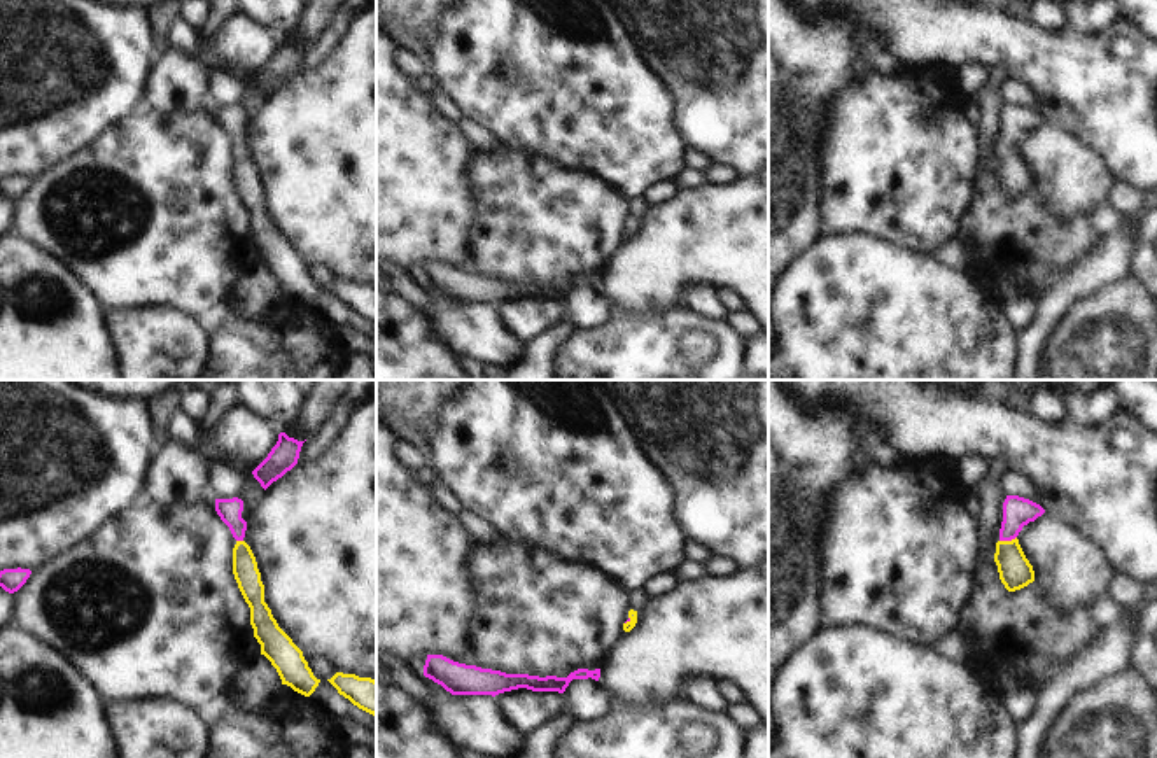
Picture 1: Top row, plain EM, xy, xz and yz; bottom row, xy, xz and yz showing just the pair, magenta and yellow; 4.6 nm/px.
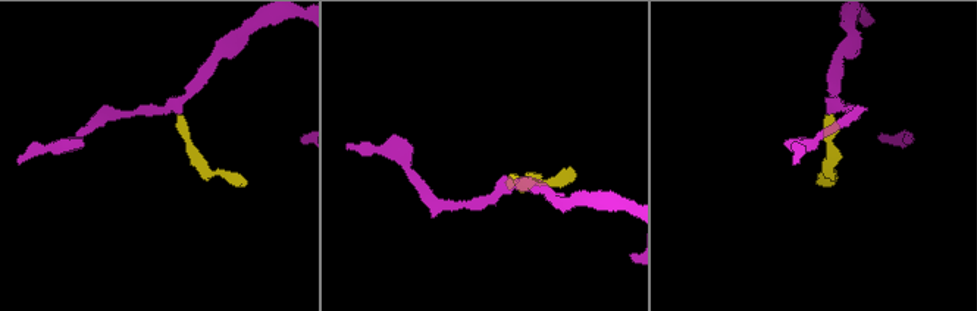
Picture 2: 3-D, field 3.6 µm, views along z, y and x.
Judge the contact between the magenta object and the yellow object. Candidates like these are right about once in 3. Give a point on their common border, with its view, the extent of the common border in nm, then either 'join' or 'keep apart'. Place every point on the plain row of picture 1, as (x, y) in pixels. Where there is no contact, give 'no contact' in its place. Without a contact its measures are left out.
meets magenta in yz at (1007, 147); contact 80 nm long; join

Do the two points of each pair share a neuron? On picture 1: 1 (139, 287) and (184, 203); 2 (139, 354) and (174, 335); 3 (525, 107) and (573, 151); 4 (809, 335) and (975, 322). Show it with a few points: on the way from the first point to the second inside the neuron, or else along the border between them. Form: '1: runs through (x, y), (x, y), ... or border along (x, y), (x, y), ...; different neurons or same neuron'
1: runs through (139, 266), (139, 249), (163, 224); same neuron
2: runs through (147, 354), (154, 354), (165, 343); same neuron
3: runs through (538, 116), (560, 139); same neuron
4: runs through (851, 335), (933, 335); same neuron

